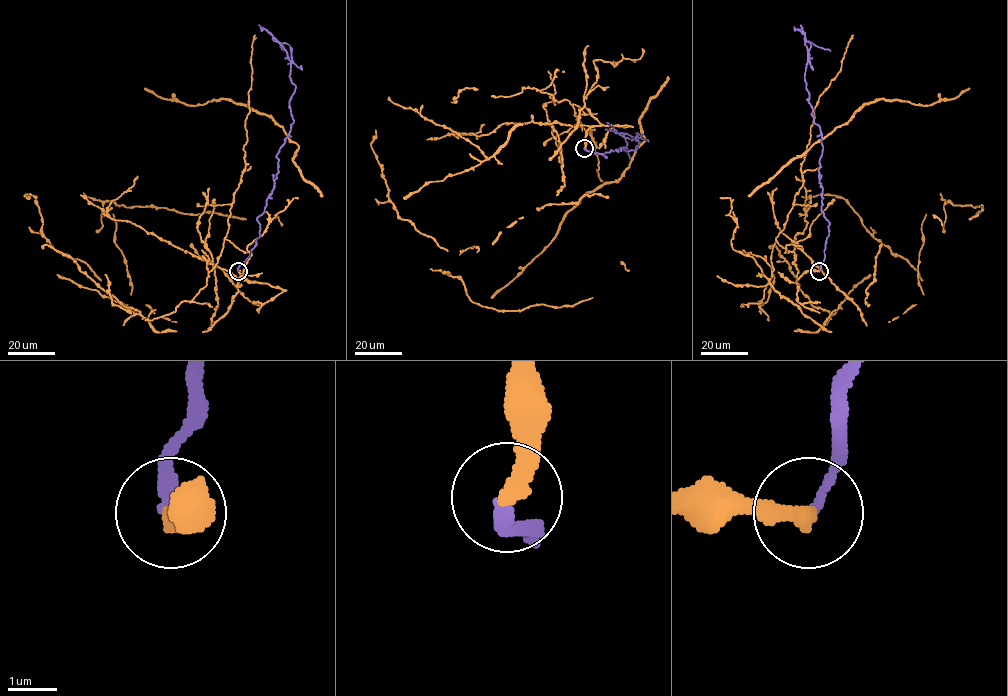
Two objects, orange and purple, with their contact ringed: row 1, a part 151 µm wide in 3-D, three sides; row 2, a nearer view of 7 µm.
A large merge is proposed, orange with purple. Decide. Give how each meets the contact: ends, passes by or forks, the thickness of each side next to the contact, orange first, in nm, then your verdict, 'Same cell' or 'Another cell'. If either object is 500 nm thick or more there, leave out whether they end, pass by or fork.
At the ring orange ends. At the ring purple ends. Thickness 400 nm (orange) against 200 nm. Another cell

